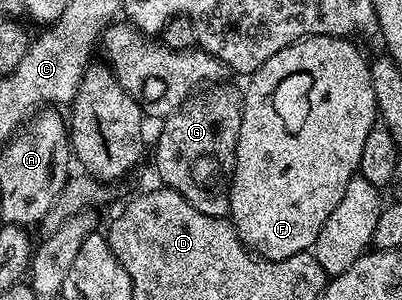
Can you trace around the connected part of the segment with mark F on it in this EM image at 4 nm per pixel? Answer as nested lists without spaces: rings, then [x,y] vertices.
[[[307,35],[306,38],[280,49],[260,69],[256,69],[249,76],[247,87],[244,87],[242,101],[242,124],[240,137],[236,145],[236,161],[234,162],[234,178],[230,185],[230,210],[228,218],[233,223],[236,233],[242,239],[243,245],[253,254],[264,259],[287,259],[301,251],[310,251],[316,237],[320,237],[320,229],[324,229],[324,221],[332,217],[336,205],[340,205],[340,197],[344,197],[344,189],[348,189],[348,181],[352,181],[358,174],[360,153],[364,153],[364,140],[368,133],[376,126],[378,106],[374,82],[370,76],[370,65],[367,56],[362,56],[353,47],[351,40],[337,35]]]

